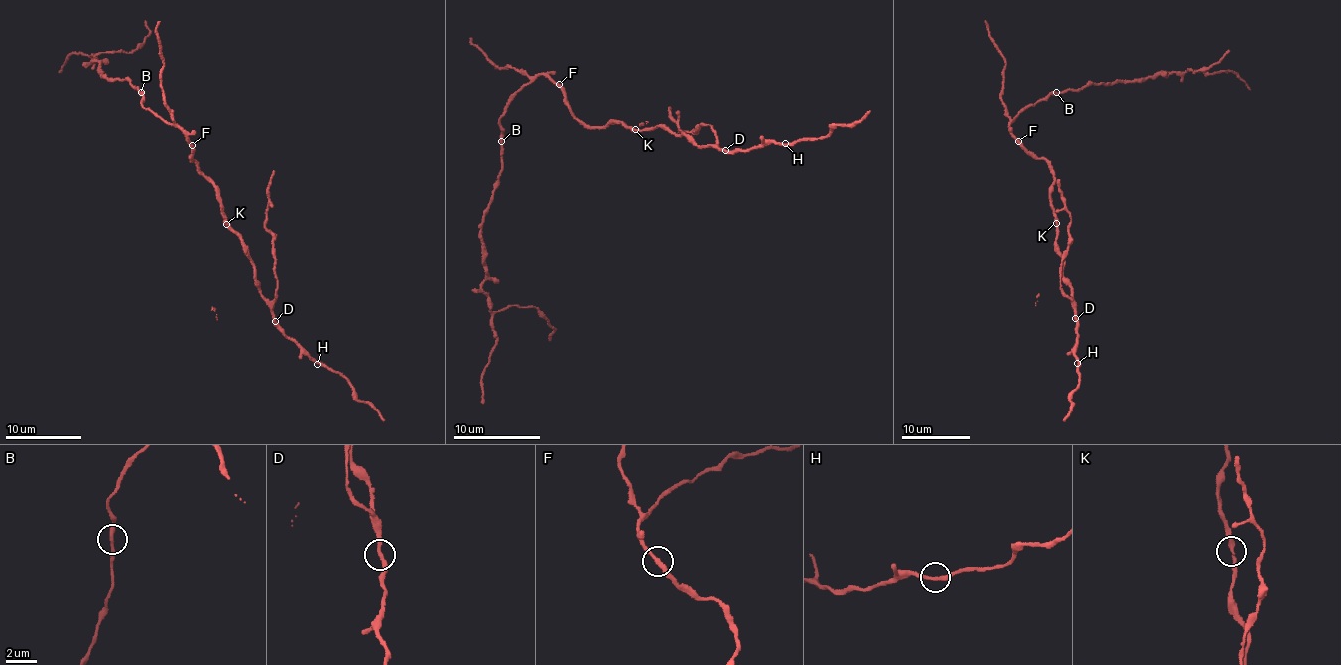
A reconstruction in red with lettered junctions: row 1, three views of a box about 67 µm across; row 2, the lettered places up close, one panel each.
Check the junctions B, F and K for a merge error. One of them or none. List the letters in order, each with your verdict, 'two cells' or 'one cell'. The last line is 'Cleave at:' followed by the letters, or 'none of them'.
B: one cell
F: one cell
K: one cell
Cleave at: none of them

